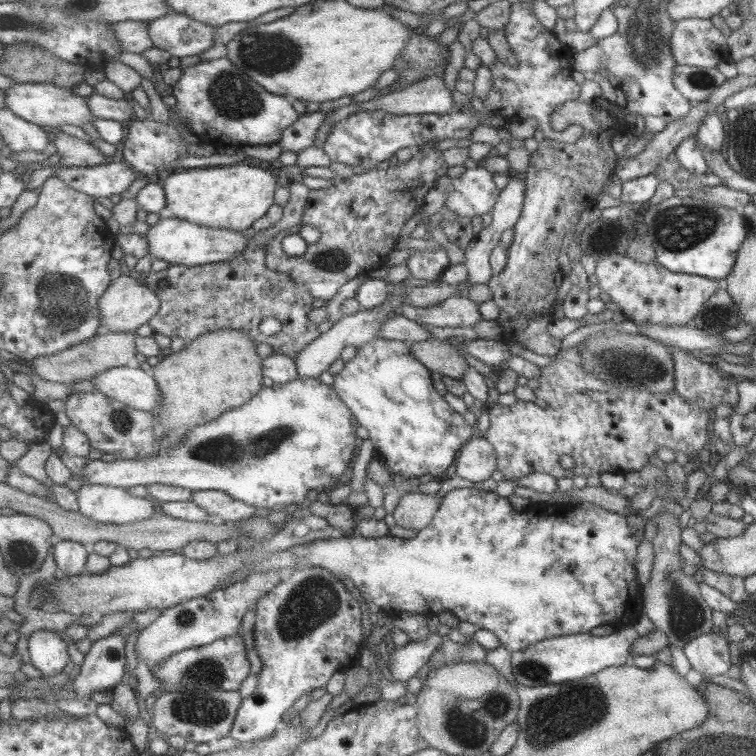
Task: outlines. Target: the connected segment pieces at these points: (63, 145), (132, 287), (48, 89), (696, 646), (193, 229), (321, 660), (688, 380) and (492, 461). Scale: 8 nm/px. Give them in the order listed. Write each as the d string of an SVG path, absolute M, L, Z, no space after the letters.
M63 131L55 133L53 138L54 151L62 156L61 164L55 166L55 169L59 167L94 167L105 162L106 155L89 141L81 140L81 138Z
M120 275L101 298L101 325L105 332L131 332L135 333L143 324L149 324L161 310L161 299L156 288L151 290L144 281L129 275Z
M17 83L4 91L4 104L21 118L29 122L37 123L39 126L59 128L63 124L83 126L85 122L93 124L94 114L89 108L87 97L75 95L71 88L61 88L55 84L45 83Z
M711 631L697 635L682 648L690 667L703 677L725 674L729 661L729 643Z
M165 218L148 228L146 235L150 246L151 258L167 261L170 265L201 266L231 260L239 256L248 247L241 230L213 228L189 222L183 218Z
M302 564L288 572L276 589L261 598L256 607L256 621L253 628L254 649L262 661L263 669L259 674L257 690L244 699L238 710L231 737L242 744L256 743L271 737L283 725L283 714L307 692L325 689L335 672L343 671L345 664L358 656L363 640L359 624L359 604L345 590L345 584L330 570L320 566Z
M673 347L671 359L673 359L673 393L676 393L685 402L692 402L709 412L713 412L719 403L725 402L732 408L737 404L737 379L731 376L723 378L723 374L710 363L703 363L698 357Z
M476 434L459 450L455 460L456 475L464 480L481 482L496 469L496 455L489 442Z

